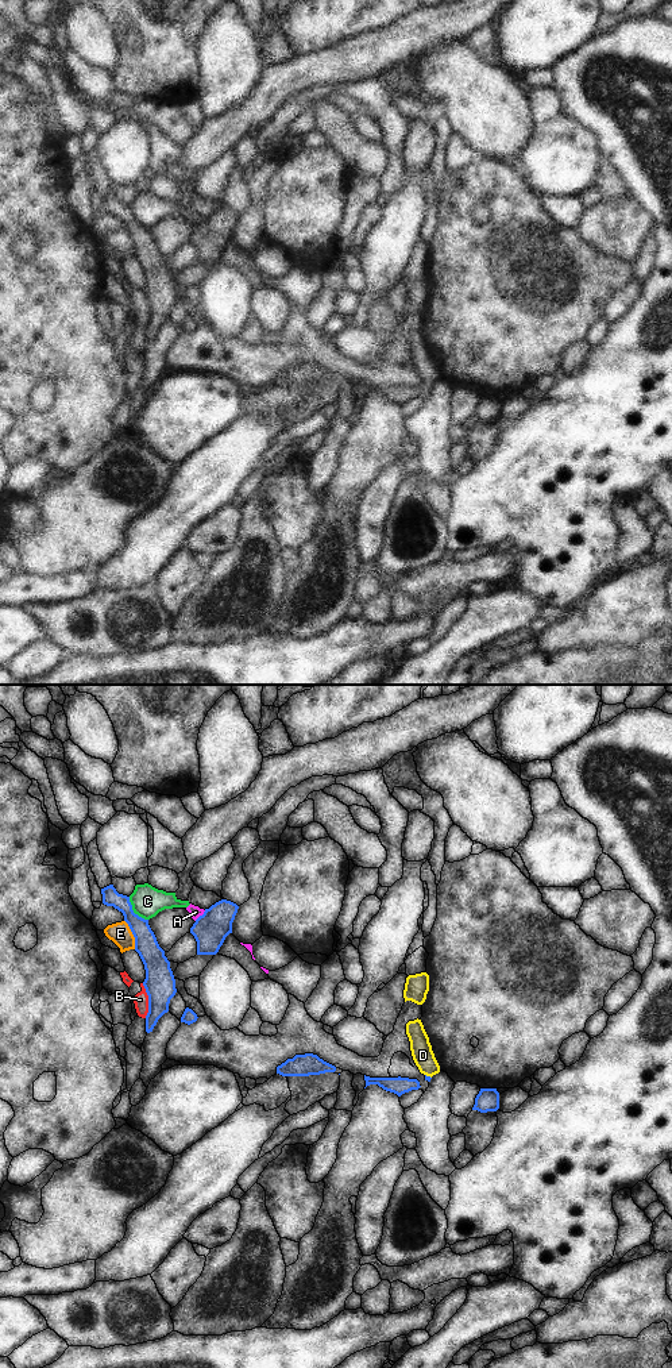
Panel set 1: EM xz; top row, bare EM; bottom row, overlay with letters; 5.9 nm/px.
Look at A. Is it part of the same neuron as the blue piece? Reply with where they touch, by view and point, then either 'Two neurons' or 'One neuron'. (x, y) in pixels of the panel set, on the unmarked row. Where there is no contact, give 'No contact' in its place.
Touches blue at xz (200, 224). Two neurons.

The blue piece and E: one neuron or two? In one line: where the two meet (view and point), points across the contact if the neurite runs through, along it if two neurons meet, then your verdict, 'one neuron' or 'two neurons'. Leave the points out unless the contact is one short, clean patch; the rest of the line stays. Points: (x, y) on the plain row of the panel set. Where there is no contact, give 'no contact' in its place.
xz (132, 242) | along xz (124, 228), (134, 246), (135, 257) | two neurons

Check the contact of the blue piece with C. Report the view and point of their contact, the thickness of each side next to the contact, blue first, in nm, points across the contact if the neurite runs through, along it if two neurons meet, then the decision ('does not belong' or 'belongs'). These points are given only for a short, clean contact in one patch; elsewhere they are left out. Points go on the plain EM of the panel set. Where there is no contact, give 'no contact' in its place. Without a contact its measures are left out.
meets blue in xz at (132, 220); 140 nm thick on the blue side, 190 nm on the other; border along xz (128, 205), (132, 219), (147, 228); does not belong

